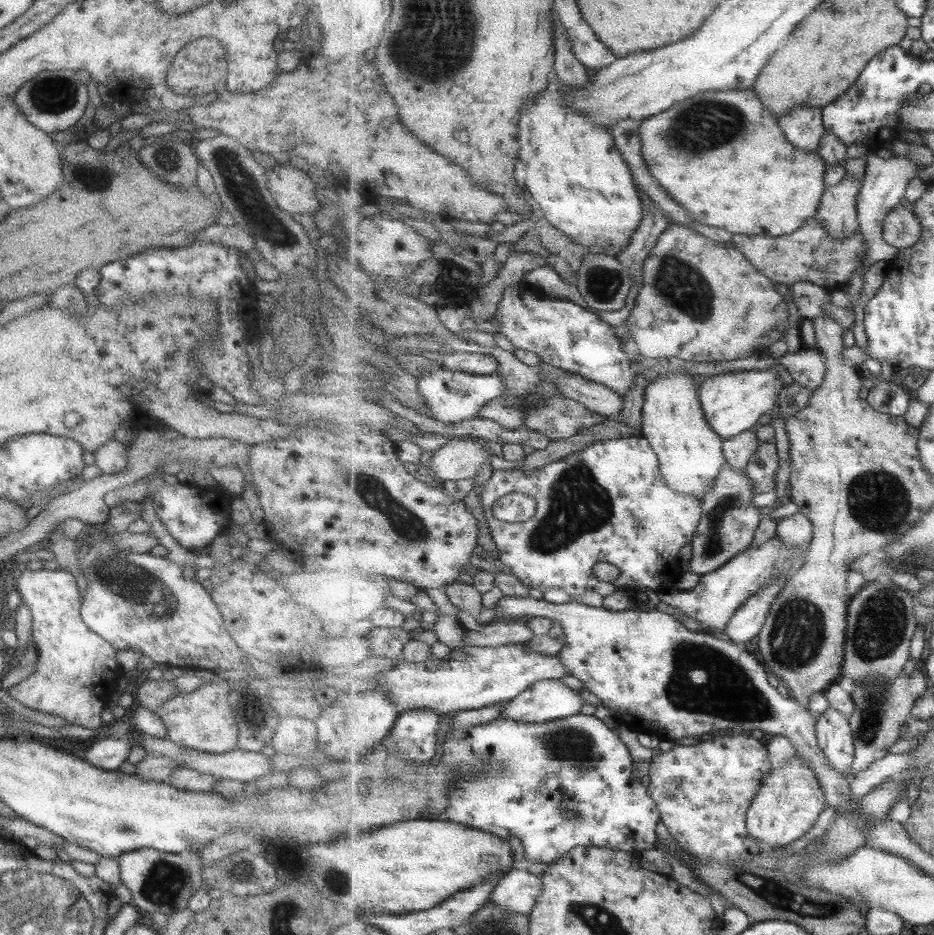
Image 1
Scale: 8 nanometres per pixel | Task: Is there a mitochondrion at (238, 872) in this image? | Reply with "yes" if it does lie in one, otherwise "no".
yes

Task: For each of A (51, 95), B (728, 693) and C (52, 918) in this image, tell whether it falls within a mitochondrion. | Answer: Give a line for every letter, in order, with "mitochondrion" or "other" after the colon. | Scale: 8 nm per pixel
A: mitochondrion
B: mitochondrion
C: mitochondrion

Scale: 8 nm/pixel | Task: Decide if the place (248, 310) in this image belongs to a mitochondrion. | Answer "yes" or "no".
no

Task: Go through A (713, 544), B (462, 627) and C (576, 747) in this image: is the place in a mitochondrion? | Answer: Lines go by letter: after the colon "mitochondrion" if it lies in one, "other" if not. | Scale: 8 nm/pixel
A: mitochondrion
B: other
C: mitochondrion

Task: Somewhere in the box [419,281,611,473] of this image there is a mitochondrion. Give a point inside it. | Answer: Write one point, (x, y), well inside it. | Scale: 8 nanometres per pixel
(522, 402)

